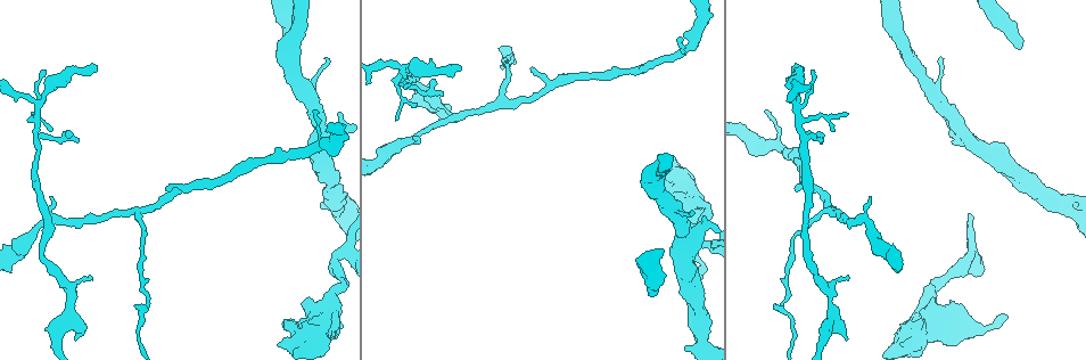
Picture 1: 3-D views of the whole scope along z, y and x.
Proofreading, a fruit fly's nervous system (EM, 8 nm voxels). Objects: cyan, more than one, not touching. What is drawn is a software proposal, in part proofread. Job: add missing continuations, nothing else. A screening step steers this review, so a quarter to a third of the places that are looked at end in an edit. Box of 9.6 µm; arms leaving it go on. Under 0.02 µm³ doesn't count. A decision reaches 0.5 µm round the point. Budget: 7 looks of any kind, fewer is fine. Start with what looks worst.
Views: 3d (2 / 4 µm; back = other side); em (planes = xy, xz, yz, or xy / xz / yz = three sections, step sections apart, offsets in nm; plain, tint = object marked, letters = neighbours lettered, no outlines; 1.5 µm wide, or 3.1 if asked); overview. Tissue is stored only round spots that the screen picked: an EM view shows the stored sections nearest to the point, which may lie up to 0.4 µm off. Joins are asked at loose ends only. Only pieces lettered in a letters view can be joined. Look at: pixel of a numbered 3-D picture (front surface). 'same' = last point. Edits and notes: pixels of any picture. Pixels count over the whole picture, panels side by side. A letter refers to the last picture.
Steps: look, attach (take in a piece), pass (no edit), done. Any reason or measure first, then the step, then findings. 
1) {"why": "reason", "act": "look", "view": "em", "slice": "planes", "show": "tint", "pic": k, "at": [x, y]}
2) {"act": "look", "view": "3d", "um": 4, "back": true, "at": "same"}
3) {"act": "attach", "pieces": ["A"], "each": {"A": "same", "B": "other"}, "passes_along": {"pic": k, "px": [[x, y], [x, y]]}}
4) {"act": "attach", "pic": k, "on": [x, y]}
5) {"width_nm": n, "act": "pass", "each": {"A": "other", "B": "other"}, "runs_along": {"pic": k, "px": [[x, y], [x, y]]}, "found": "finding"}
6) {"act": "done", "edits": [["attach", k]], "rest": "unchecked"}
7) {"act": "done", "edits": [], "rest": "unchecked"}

{"why": "an open end", "act": "look", "view": "em", "slice": "planes", "show": "tint", "pic": 1, "at": [703, 275]}

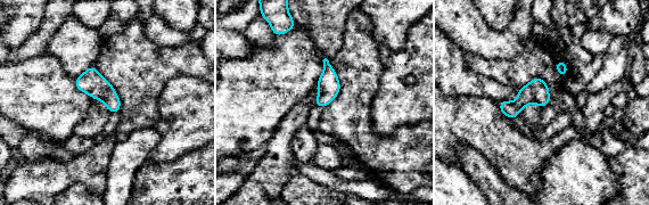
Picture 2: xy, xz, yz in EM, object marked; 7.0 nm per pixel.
{"why": "what lies round it", "act": "look", "view": "em", "slice": "planes", "show": "letters", "at": "same"}

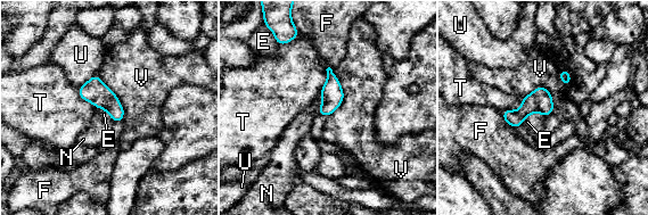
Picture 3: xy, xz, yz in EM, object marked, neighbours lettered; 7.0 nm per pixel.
{"act": "pass", "each": {"E": "other", "F": "other", "N": "other", "T": "other", "U": "other", "V": "other"}, "found": "none of them fits"}

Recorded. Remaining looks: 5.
{"why": "long arm stops here", "act": "look", "view": "em", "slice": "yz", "step": 4, "show": "letters", "pic": 1, "at": [650, 292]}

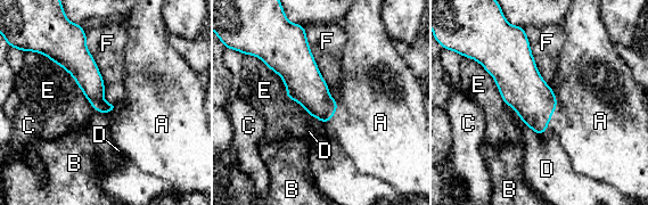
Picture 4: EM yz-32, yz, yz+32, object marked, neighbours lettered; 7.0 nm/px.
{"act": "attach", "pieces": ["A"], "each": {"A": "same", "B": "other", "C": "other", "D": "other", "E": "other", "F": "other"}, "passes_along": {"pic": 4, "px": [[525, 90], [555, 108], [589, 117]]}, "found": "the neuron continues"}

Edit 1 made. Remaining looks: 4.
{"why": "branch stops here", "act": "look", "view": "em", "slice": "xy", "step": 8, "show": "letters", "pic": 1, "at": [323, 58]}

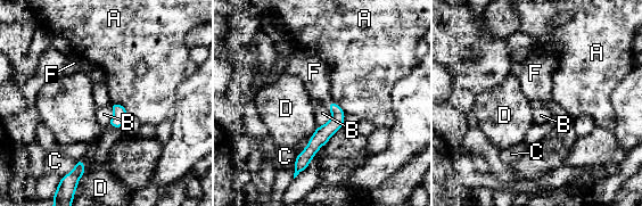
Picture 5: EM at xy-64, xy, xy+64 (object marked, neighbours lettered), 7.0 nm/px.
{"act": "pass", "each": {"A": "other", "B": "other", "C": "other", "D": "other", "F": "other"}, "found": "no lettered piece goes on from it"}

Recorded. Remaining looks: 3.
{"act": "done", "edits": [["attach", 4]], "rest": "unchecked"}

